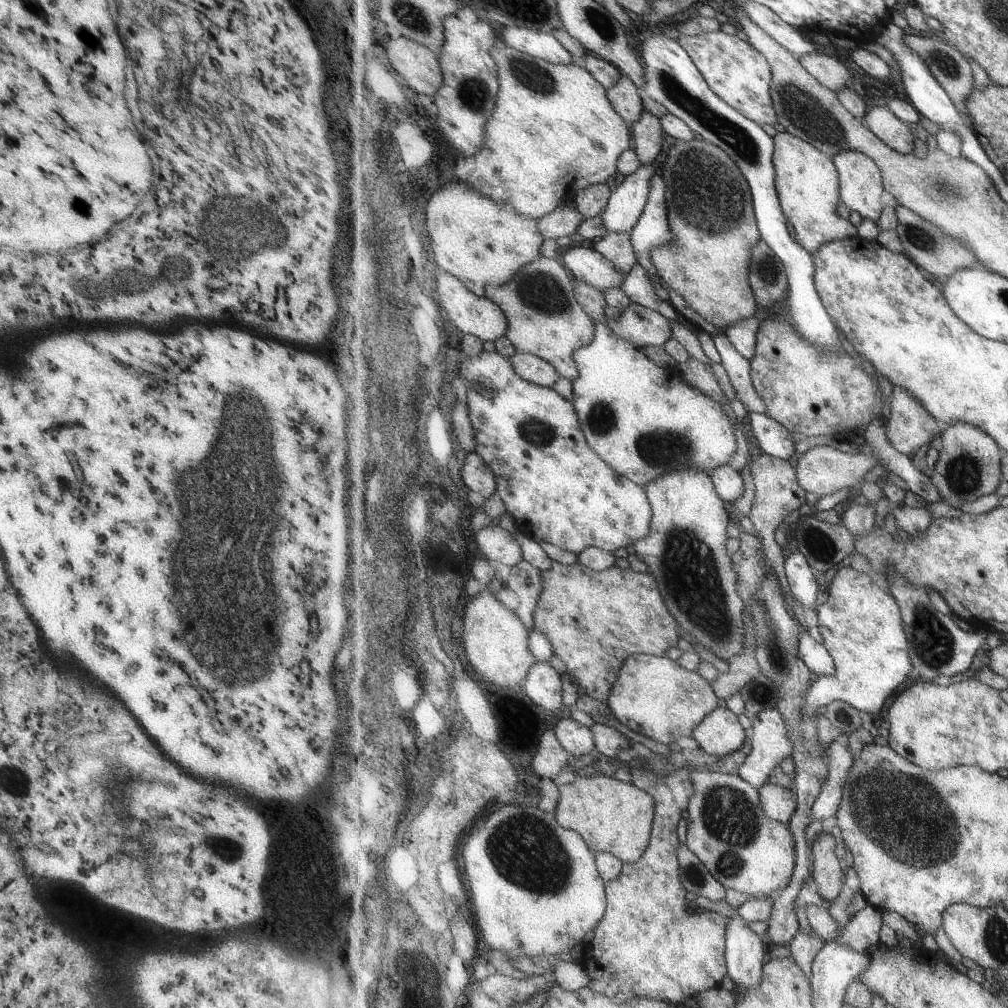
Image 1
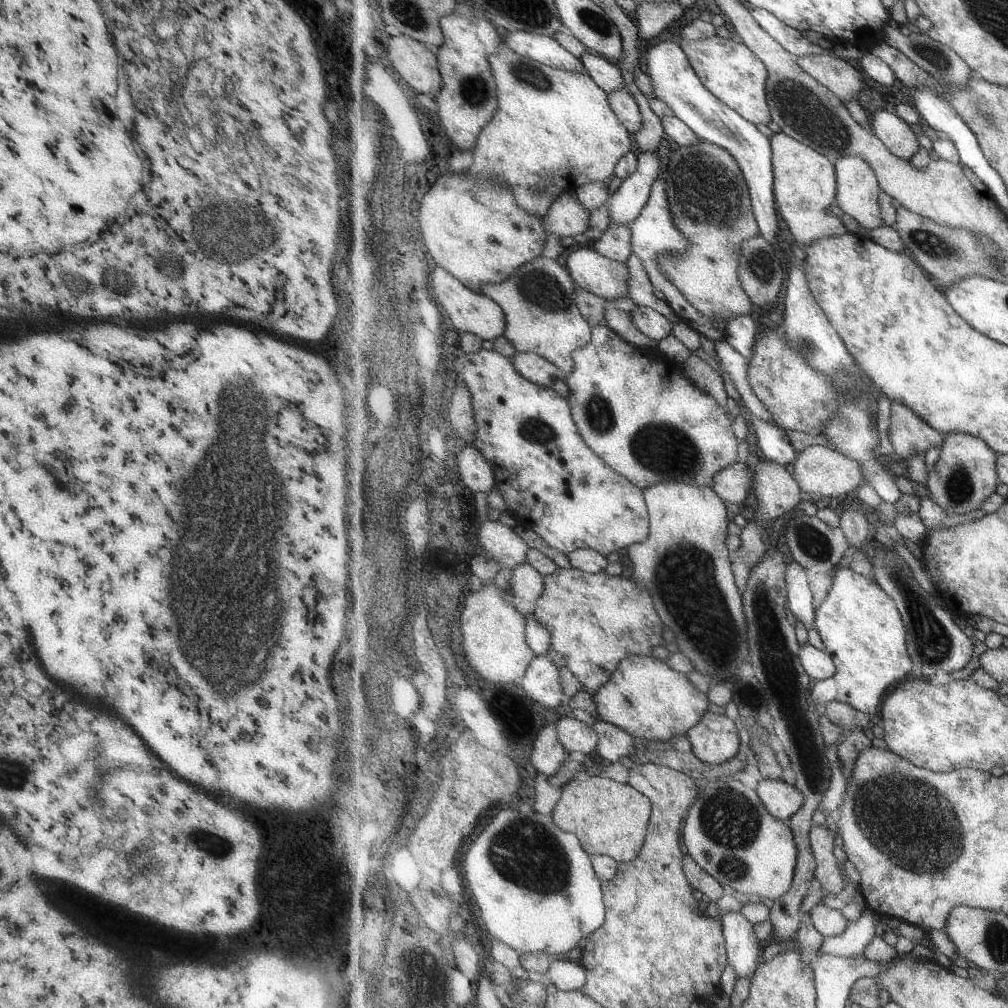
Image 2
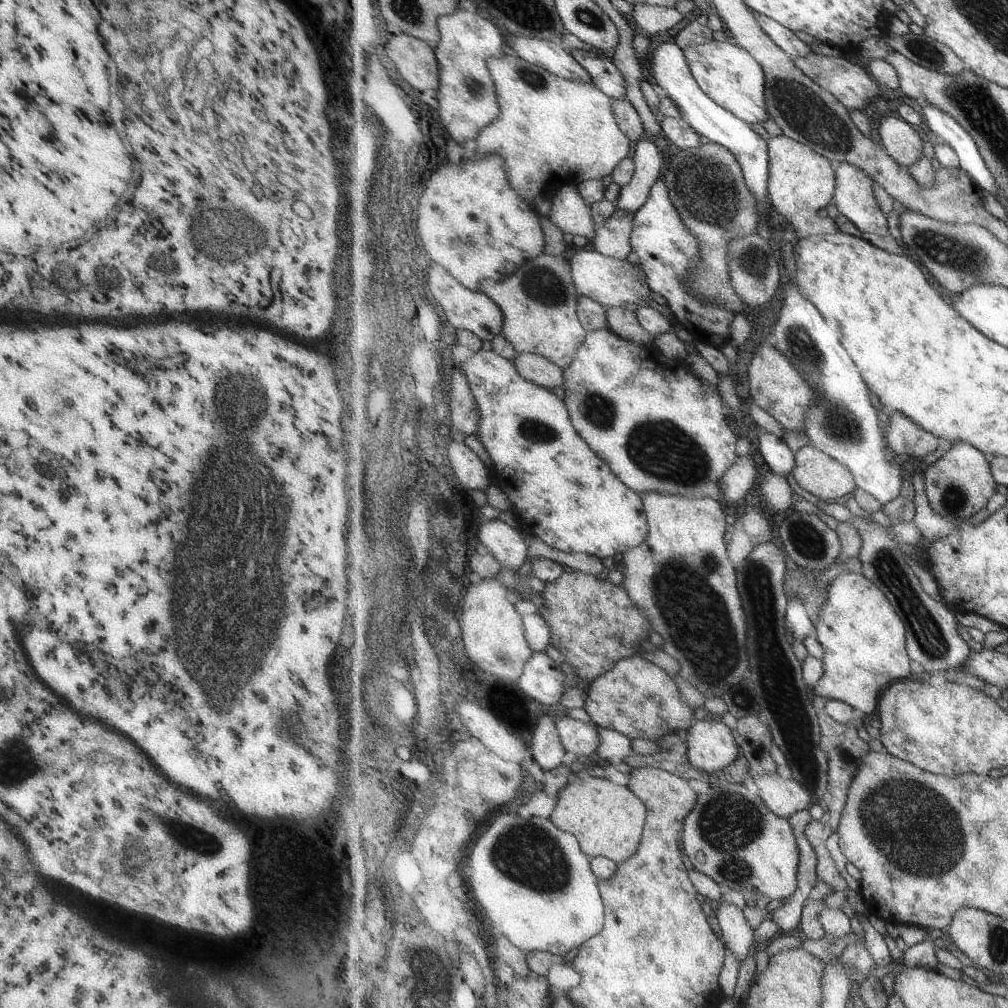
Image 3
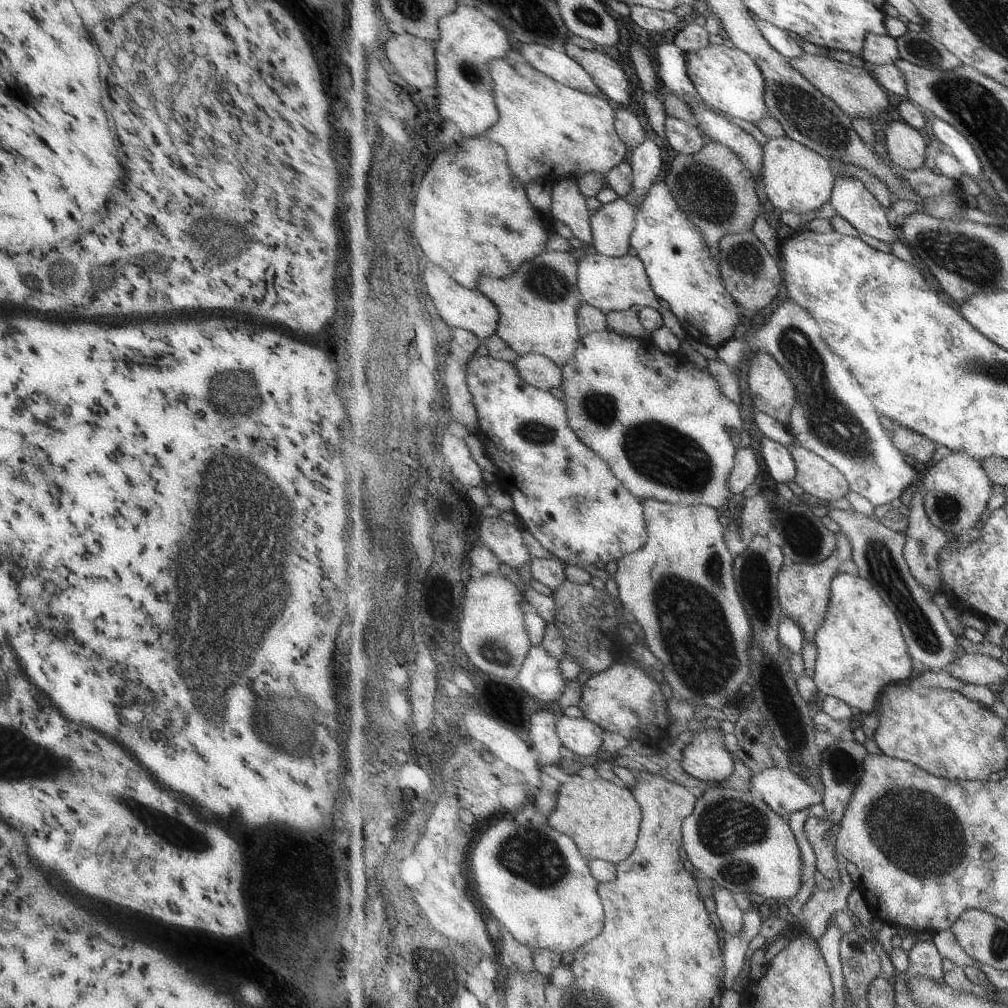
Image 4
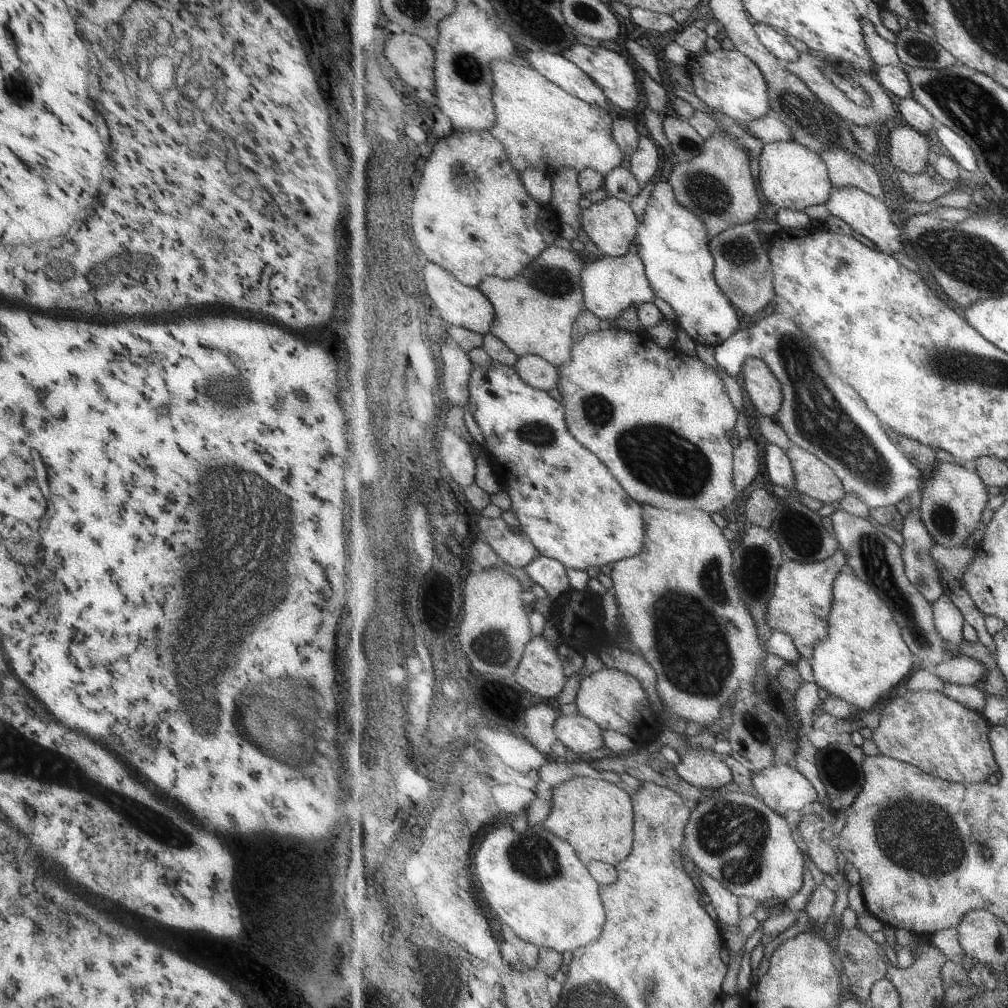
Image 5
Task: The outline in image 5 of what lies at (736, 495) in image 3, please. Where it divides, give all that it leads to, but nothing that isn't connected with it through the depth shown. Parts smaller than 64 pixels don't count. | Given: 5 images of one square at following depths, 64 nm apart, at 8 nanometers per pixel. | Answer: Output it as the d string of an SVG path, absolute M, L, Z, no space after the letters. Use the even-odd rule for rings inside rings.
M747 437L741 441L734 451L734 479L739 492L745 490L762 469L761 453L757 450L756 443Z

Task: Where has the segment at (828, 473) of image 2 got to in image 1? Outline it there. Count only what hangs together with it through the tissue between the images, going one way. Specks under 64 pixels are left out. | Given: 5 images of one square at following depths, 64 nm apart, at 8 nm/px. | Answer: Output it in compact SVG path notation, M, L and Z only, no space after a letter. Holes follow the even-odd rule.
M817 445L809 448L800 456L796 469L801 486L819 498L843 488L849 490L854 484L863 480L863 476L877 464L879 464L877 457L866 450L858 454L848 454L835 450L831 446Z

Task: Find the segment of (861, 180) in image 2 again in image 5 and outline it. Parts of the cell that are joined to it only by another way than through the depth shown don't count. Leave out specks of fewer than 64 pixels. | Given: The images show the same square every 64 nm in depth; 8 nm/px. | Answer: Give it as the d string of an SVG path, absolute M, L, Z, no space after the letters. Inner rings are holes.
M834 186L830 199L825 205L830 214L845 221L851 226L852 230L868 238L877 249L882 250L885 254L893 256L893 253L903 252L901 230L893 222L891 211L885 206L882 199L874 197L862 188L839 188L839 186Z

